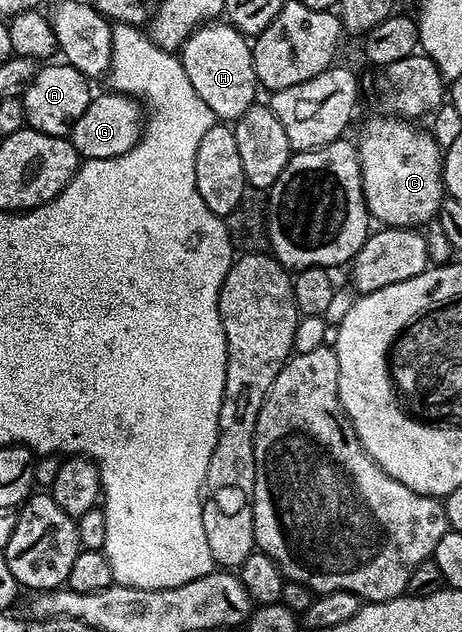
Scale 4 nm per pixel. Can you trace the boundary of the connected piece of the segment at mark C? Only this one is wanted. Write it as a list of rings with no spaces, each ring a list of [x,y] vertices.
[[[392,114],[376,116],[364,124],[360,140],[356,144],[356,153],[362,170],[362,190],[368,207],[369,217],[373,221],[389,228],[416,228],[427,225],[437,219],[440,203],[446,198],[444,190],[444,158],[442,150],[434,142],[431,131],[419,132],[416,124]]]

